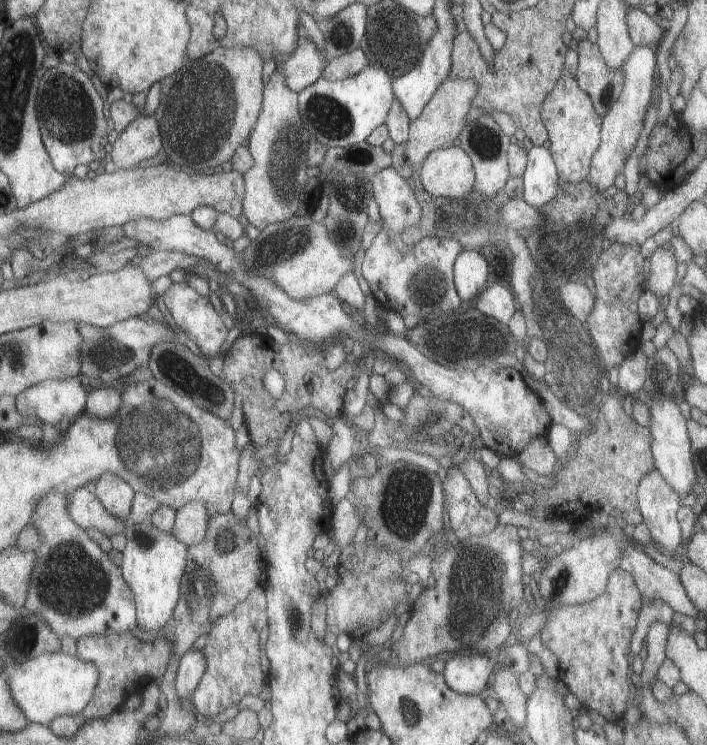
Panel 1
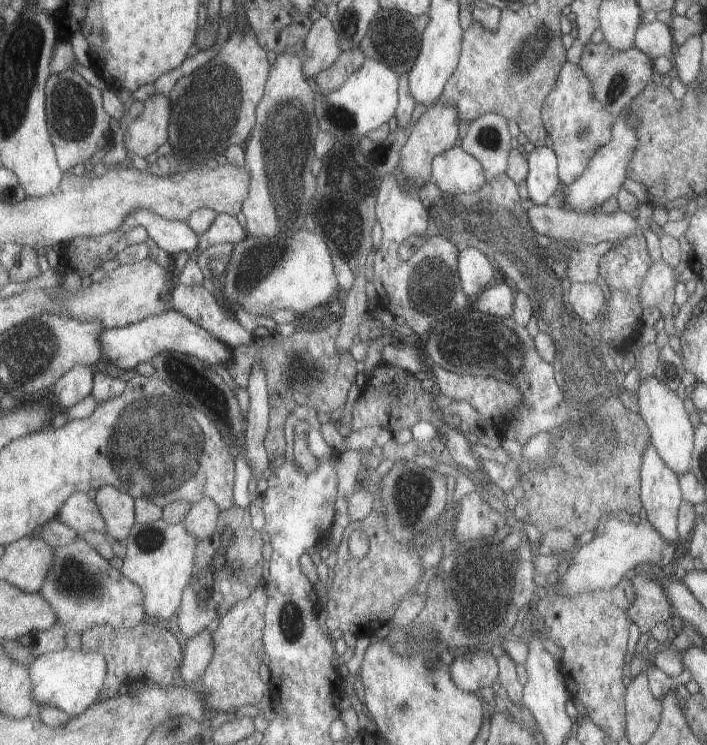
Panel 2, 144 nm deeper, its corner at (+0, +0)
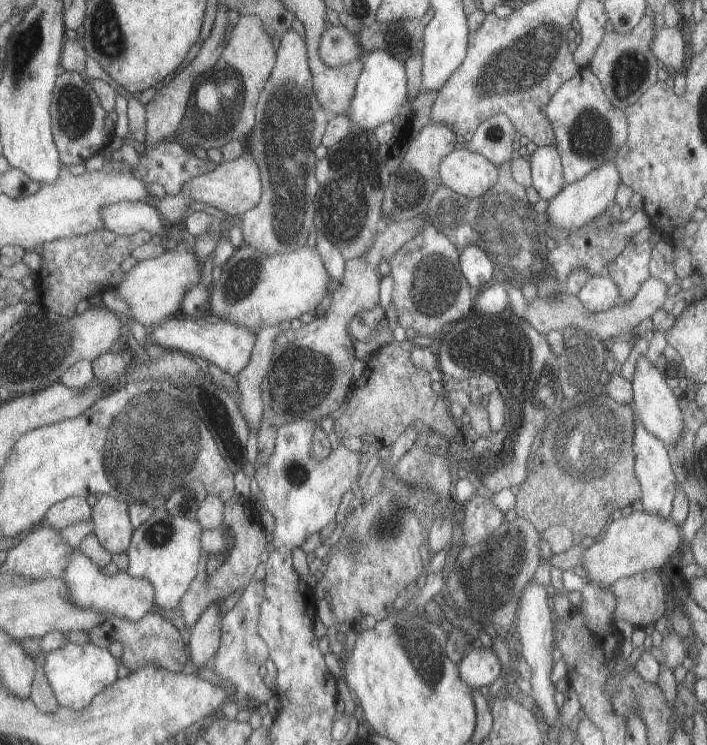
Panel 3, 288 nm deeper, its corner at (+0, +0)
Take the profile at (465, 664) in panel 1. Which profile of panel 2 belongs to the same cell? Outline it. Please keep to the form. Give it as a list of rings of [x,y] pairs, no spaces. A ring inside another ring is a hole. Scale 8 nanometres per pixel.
[[[471,650],[455,658],[449,668],[453,682],[465,692],[479,694],[481,688],[497,686],[497,658],[489,650]]]

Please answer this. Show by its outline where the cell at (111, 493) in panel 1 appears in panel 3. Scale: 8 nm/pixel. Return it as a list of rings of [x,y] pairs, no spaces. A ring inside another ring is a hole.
[[[101,496],[95,504],[95,534],[113,554],[129,552],[135,540],[131,504],[115,496]]]

